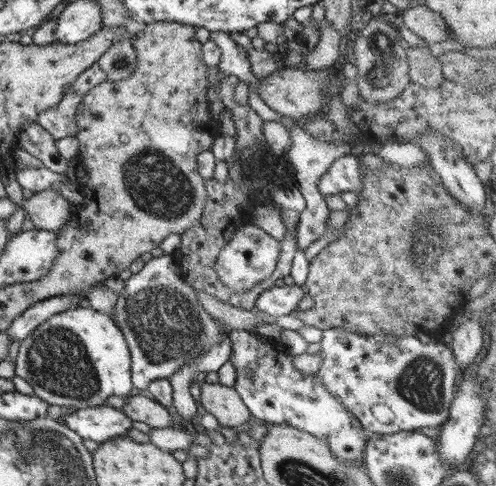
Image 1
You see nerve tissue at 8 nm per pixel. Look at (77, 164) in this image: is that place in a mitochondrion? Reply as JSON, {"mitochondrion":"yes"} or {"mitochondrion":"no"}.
{"mitochondrion":"no"}

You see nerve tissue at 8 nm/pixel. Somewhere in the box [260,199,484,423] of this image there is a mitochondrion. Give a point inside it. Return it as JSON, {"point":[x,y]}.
{"point":[420,381]}

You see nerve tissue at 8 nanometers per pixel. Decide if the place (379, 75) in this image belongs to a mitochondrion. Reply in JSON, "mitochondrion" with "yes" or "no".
{"mitochondrion":"yes"}

